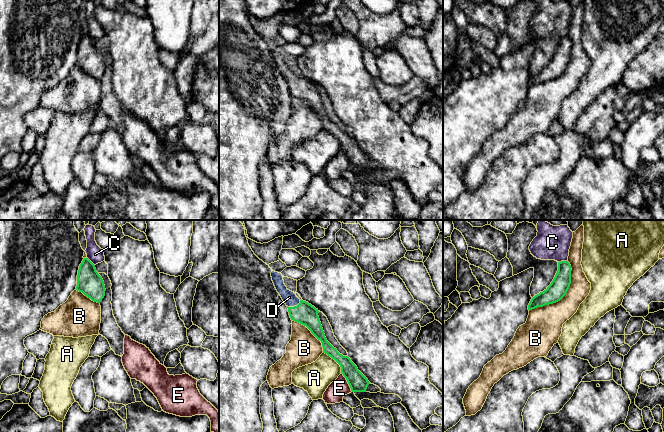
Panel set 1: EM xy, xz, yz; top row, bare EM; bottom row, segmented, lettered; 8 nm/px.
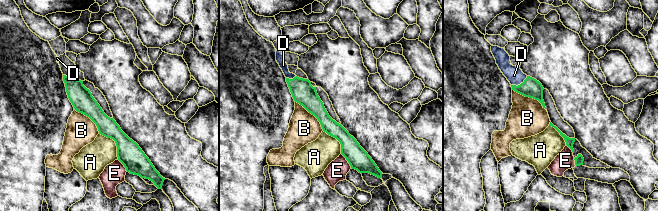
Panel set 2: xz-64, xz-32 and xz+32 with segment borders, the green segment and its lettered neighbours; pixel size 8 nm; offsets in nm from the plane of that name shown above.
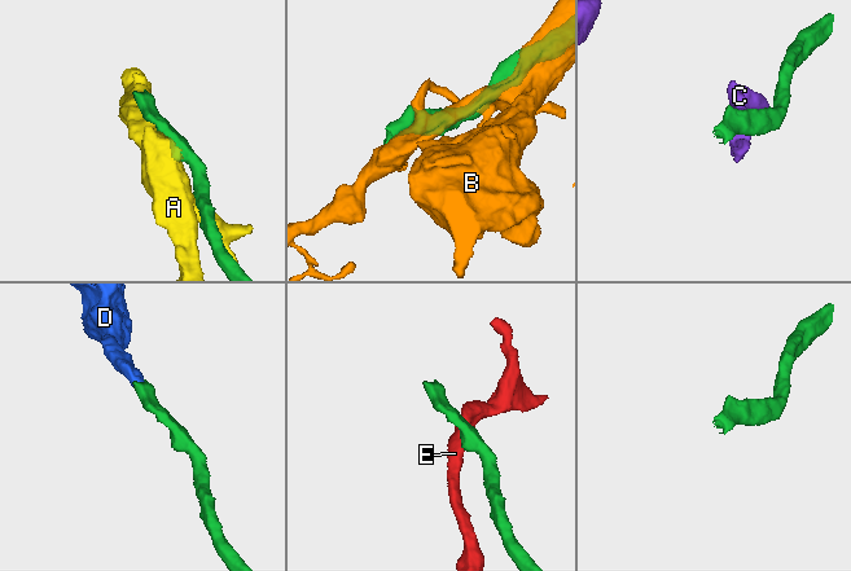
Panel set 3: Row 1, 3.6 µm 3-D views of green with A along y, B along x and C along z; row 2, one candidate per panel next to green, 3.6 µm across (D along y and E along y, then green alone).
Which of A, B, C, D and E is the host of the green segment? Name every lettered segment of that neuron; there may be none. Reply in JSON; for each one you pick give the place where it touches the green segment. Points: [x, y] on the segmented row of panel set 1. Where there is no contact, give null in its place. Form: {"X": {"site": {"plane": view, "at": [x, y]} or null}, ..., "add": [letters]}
{"D": {"site": {"plane": "xz", "at": [294, 306]}}, "add": ["D"]}

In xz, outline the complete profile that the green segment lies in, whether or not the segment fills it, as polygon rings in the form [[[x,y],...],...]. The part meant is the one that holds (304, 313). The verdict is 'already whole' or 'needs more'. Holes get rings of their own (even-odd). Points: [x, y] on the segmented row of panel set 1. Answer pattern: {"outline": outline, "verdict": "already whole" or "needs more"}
{"outline": [[[272,270],[271,277],[277,292],[288,308],[291,320],[306,326],[321,341],[323,353],[330,356],[340,365],[341,373],[346,378],[352,392],[366,392],[370,382],[348,356],[340,354],[327,341],[318,316],[318,309],[308,302],[300,300],[294,292],[288,290],[281,273]]], "verdict": "needs more"}

